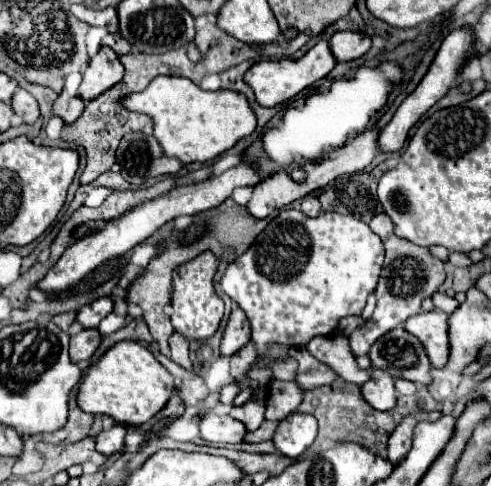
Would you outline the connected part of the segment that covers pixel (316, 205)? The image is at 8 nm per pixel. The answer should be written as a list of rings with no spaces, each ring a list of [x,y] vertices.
[[[310,194],[310,196],[306,196],[306,198],[302,200],[302,212],[304,212],[306,216],[310,216],[310,218],[316,218],[316,216],[322,212],[320,202],[318,202],[318,198],[316,198],[314,194]]]

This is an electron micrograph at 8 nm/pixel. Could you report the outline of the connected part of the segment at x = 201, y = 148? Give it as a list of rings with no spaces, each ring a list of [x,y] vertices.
[[[158,76],[146,90],[132,94],[124,100],[124,106],[134,112],[148,114],[154,120],[154,136],[168,156],[176,156],[180,162],[208,162],[230,150],[238,140],[250,136],[256,130],[256,114],[252,112],[244,94],[234,90],[206,92],[192,80],[180,76]]]

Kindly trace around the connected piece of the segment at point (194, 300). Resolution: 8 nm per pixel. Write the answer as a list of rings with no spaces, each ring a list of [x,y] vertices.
[[[212,252],[200,254],[196,260],[186,262],[176,268],[174,274],[174,292],[172,292],[172,326],[178,334],[182,334],[188,342],[202,344],[218,330],[224,316],[224,302],[214,292],[214,274],[216,274],[216,256]]]

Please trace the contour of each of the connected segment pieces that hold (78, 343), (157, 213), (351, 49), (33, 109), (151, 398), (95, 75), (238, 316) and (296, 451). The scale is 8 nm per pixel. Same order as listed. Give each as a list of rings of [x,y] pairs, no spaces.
[[[86,328],[70,338],[70,358],[76,364],[88,364],[92,354],[98,350],[102,336],[96,328]]]
[[[242,162],[236,168],[230,168],[226,172],[222,172],[220,176],[212,176],[204,182],[196,182],[196,184],[188,184],[188,186],[176,186],[172,188],[168,194],[162,194],[150,202],[138,204],[134,208],[130,208],[126,214],[106,222],[106,226],[102,226],[98,232],[82,238],[80,242],[72,244],[62,256],[60,260],[50,268],[50,272],[46,274],[46,278],[42,282],[38,282],[40,290],[46,292],[62,292],[70,286],[74,286],[76,282],[80,282],[82,278],[86,278],[96,266],[100,266],[100,262],[114,258],[114,256],[124,256],[126,252],[130,252],[134,246],[142,244],[146,238],[150,238],[158,228],[162,228],[166,222],[186,214],[186,216],[196,216],[204,210],[212,210],[218,208],[226,198],[232,196],[234,188],[238,186],[256,186],[258,182],[262,182],[264,176],[258,170],[258,166]]]
[[[344,30],[344,32],[336,32],[330,40],[330,48],[332,54],[336,56],[338,62],[348,62],[348,60],[356,60],[360,58],[364,52],[368,52],[372,46],[372,40],[366,32],[352,32],[352,30]]]
[[[18,88],[16,94],[12,96],[12,110],[14,110],[26,124],[34,124],[34,122],[40,118],[38,102],[36,102],[34,96],[28,94],[24,88]]]
[[[126,340],[114,344],[82,378],[78,406],[88,414],[114,418],[118,424],[140,426],[158,414],[174,394],[172,374],[140,342]]]
[[[102,46],[100,52],[90,60],[76,96],[82,100],[94,100],[118,84],[122,76],[124,66],[120,64],[116,52],[112,52],[108,46]]]
[[[234,308],[230,318],[228,318],[226,330],[224,330],[224,338],[220,344],[220,356],[234,356],[248,342],[250,342],[248,318],[244,318],[240,308]]]
[[[294,412],[278,424],[272,436],[274,448],[288,458],[298,458],[304,450],[312,446],[316,430],[318,430],[316,418],[312,418],[310,414]]]

